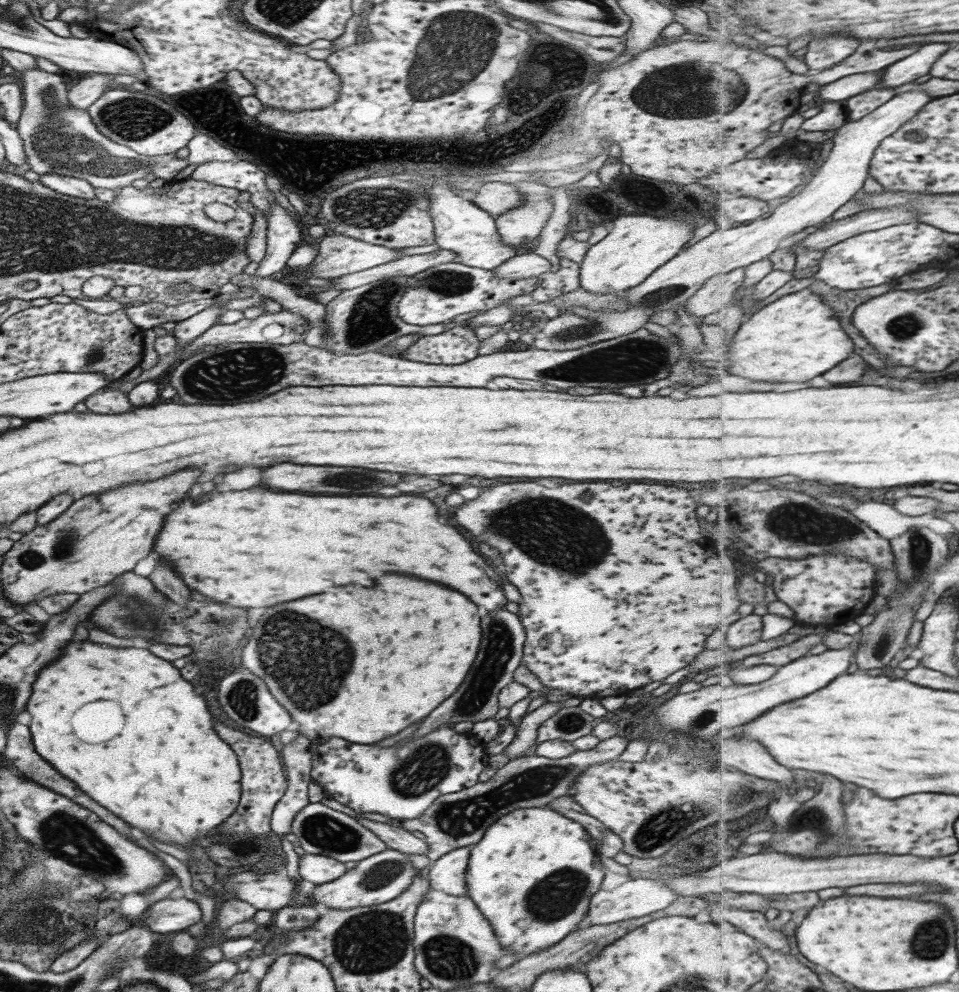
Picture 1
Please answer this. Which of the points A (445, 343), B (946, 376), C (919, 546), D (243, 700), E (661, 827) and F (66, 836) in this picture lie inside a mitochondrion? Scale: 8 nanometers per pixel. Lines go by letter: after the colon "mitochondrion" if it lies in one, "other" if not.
A: other
B: other
C: mitochondrion
D: mitochondrion
E: mitochondrion
F: mitochondrion

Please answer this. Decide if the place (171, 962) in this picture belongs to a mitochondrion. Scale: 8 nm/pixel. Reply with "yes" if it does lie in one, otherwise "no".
no

